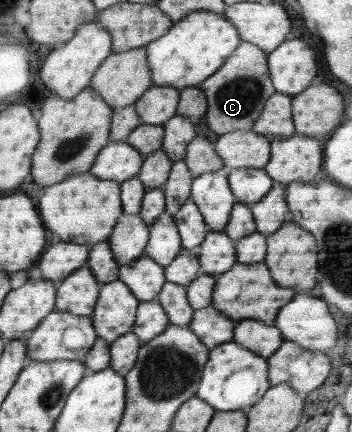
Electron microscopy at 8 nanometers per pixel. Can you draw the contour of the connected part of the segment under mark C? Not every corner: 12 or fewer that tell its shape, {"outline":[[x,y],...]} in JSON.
{"outline":[[241,42],[197,85],[202,123],[249,131],[275,88],[269,55]]}

